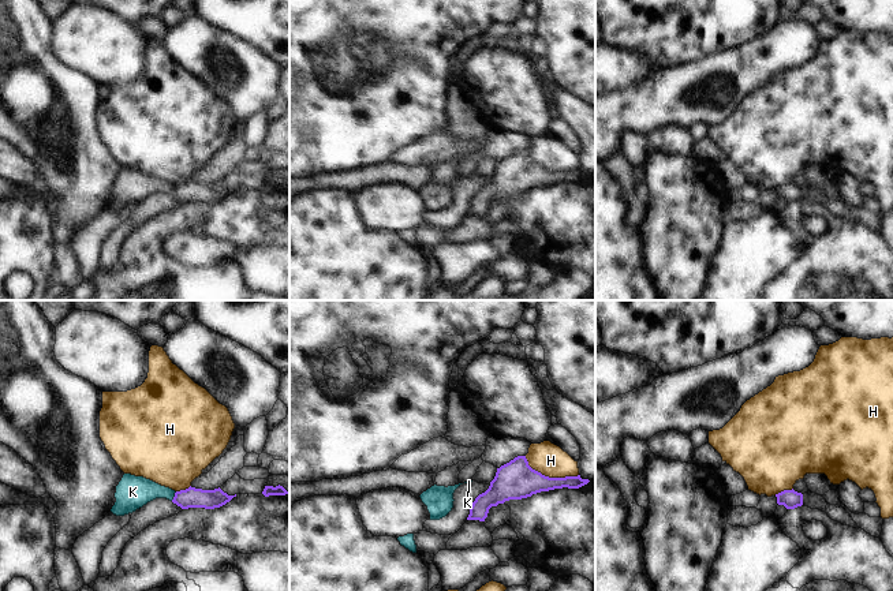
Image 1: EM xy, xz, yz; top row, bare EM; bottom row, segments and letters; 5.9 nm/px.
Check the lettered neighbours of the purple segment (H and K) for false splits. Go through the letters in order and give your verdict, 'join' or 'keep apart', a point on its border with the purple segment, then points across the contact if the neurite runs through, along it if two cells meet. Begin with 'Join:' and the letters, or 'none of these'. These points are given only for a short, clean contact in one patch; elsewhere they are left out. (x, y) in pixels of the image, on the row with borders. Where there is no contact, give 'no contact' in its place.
Join: K
H: keep apart; meets purple in xz at (548, 477)
K: join; meets purple in xy at (175, 496); runs through xy (191, 497), (175, 496), (163, 492), (133, 492)

